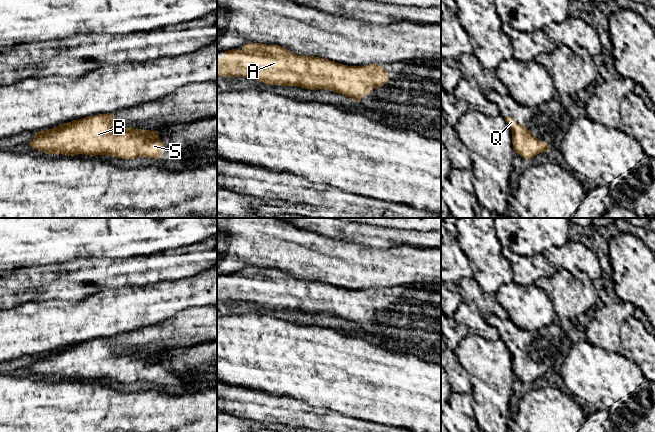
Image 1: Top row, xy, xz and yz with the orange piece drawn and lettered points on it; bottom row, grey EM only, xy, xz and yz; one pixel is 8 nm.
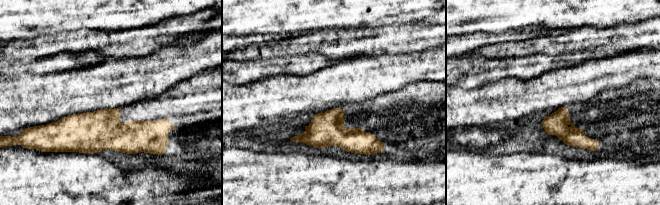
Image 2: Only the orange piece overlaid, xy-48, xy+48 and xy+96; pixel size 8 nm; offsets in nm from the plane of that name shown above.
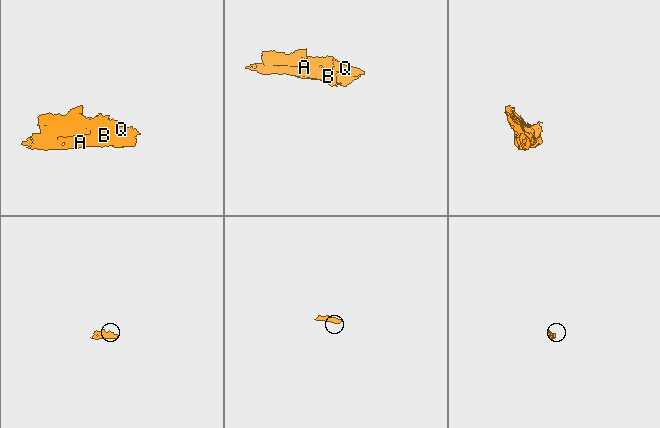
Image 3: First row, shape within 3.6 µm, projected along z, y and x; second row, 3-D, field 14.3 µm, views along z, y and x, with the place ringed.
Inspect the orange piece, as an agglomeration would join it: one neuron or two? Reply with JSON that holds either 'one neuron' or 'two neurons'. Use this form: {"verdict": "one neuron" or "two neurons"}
{"verdict": "one neuron"}

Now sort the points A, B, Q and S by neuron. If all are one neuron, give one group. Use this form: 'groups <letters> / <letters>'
groups A B Q S

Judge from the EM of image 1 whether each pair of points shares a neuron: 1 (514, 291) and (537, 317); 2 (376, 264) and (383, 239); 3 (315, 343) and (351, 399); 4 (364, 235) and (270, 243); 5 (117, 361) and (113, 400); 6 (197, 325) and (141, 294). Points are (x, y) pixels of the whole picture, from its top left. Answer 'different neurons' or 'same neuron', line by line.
1: same neuron
2: different neurons
3: same neuron
4: different neurons
5: different neurons
6: different neurons

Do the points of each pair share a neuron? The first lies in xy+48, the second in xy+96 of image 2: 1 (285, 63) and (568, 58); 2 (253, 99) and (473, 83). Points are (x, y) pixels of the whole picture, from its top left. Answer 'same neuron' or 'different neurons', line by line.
1: same neuron
2: different neurons

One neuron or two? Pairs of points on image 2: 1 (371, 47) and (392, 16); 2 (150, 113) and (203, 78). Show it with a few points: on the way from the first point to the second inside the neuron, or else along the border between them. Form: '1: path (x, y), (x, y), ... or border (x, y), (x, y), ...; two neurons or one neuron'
1: border (409, 22), (385, 25), (383, 27); two neurons
2: path (166, 115), (172, 115), (183, 108), (197, 94); one neuron

